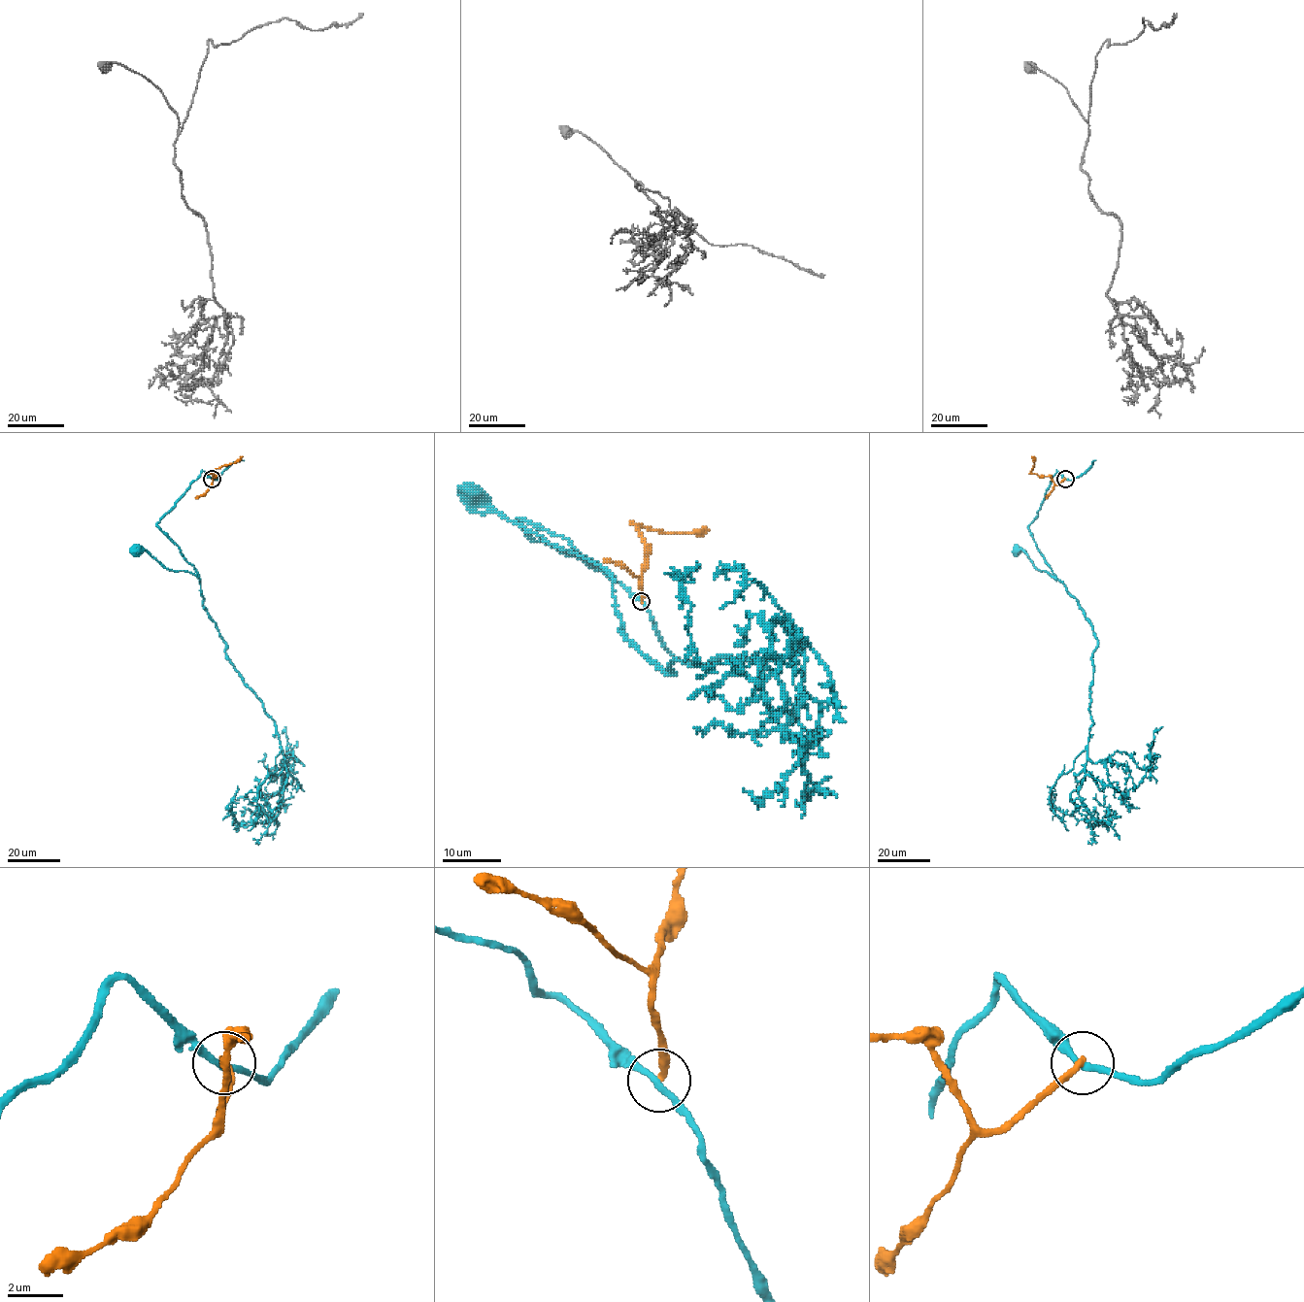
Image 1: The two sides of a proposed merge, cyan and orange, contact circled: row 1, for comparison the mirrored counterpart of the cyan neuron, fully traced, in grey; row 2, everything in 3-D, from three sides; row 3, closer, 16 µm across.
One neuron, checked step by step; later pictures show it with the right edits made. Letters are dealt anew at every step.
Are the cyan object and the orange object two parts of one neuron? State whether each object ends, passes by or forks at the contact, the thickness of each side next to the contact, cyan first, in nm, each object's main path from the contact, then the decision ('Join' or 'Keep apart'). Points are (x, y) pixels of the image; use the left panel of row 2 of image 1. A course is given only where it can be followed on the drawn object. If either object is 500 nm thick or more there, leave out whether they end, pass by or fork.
At the ring cyan passes by. At the ring orange ends. Thickness 220 nm (cyan) against 240 nm. Course of cyan: (212, 479), (202, 471), (156, 525), (178, 547), (199, 578), (185, 571), (169, 570), (145, 550), (135, 550). Course of orange: (212, 479), (212, 484), (215, 476), (210, 473), (236, 462), (242, 456). Keep apart

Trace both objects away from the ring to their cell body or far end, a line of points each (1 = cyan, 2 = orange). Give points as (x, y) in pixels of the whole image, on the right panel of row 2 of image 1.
1: (1064, 479), (1056, 471), (1038, 516), (1029, 525), (1036, 547), (1055, 577), (1038, 570), (1021, 550), (1016, 550)
2: (1064, 479), (1055, 484), (1050, 477), (1032, 473), (1032, 456)

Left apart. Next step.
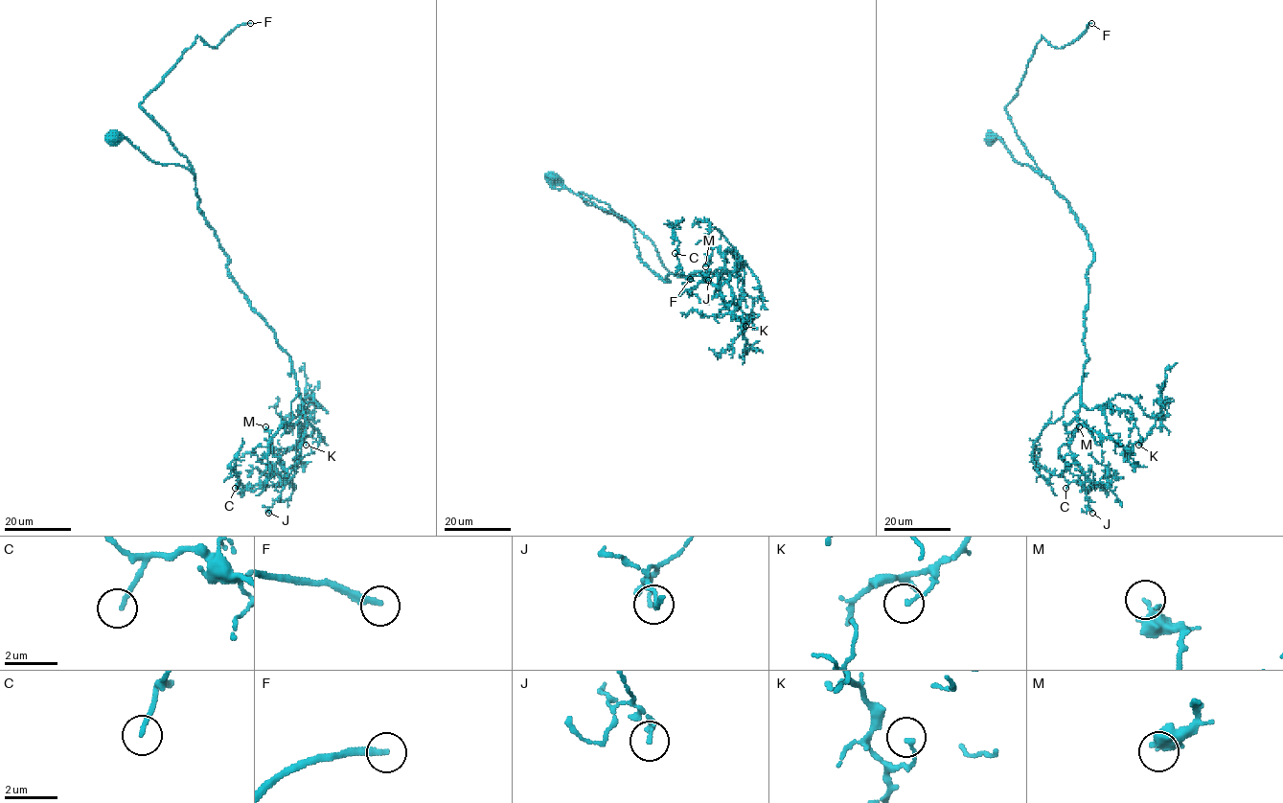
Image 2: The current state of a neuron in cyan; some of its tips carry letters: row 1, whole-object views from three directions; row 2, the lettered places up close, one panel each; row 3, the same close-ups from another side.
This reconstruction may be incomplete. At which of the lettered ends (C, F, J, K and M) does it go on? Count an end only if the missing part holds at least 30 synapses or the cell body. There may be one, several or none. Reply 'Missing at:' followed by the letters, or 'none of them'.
Missing at: C, F

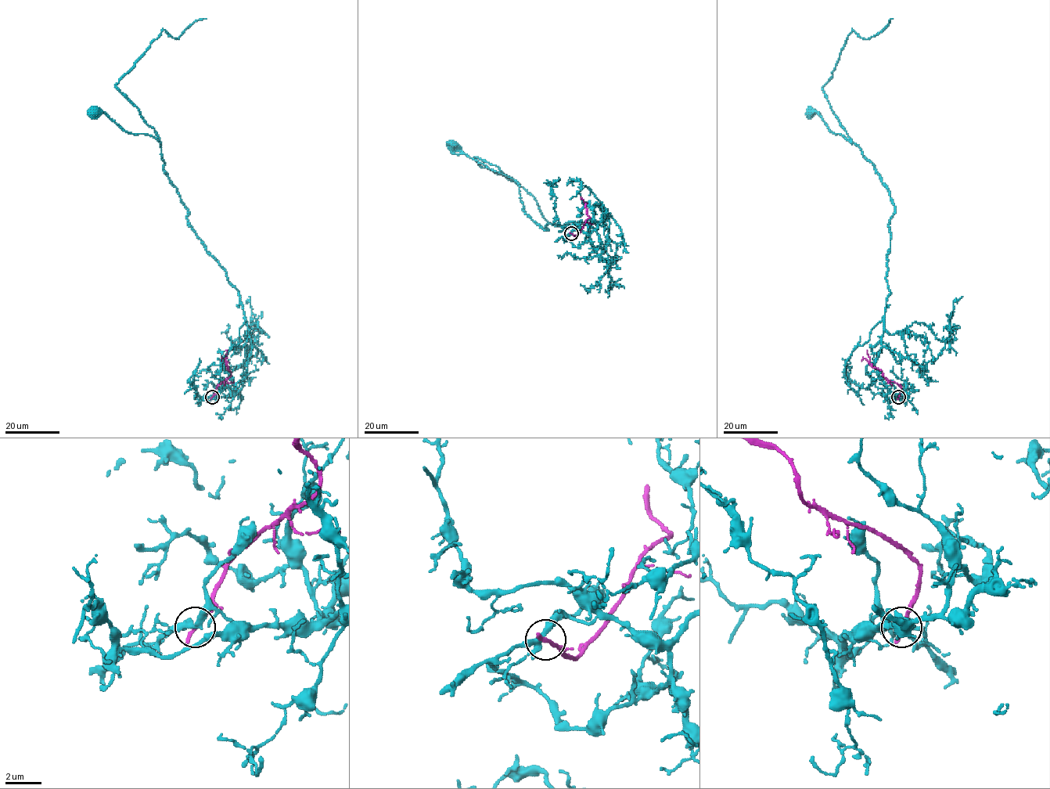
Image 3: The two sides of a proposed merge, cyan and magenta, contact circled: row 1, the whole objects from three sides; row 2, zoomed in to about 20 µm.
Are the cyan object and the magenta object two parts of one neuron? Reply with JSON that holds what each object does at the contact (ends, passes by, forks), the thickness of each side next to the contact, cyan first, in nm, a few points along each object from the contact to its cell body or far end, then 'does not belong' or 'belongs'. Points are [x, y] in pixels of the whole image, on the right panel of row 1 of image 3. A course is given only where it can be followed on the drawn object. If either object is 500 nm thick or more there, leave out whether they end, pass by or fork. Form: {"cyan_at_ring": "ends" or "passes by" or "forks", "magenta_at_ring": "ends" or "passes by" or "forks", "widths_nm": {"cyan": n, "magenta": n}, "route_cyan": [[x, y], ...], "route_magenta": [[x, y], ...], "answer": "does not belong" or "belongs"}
{"cyan_at_ring": "forks", "magenta_at_ring": "ends", "widths_nm": {"cyan": 300, "magenta": 280}, "route_cyan": [[899, 397], [875, 368], [889, 293], [887, 253], [894, 207], [860, 148], [810, 113]], "route_magenta": [[899, 397], [901, 387], [888, 380], [879, 369], [868, 362], [867, 350]], "answer": "does not belong"}

